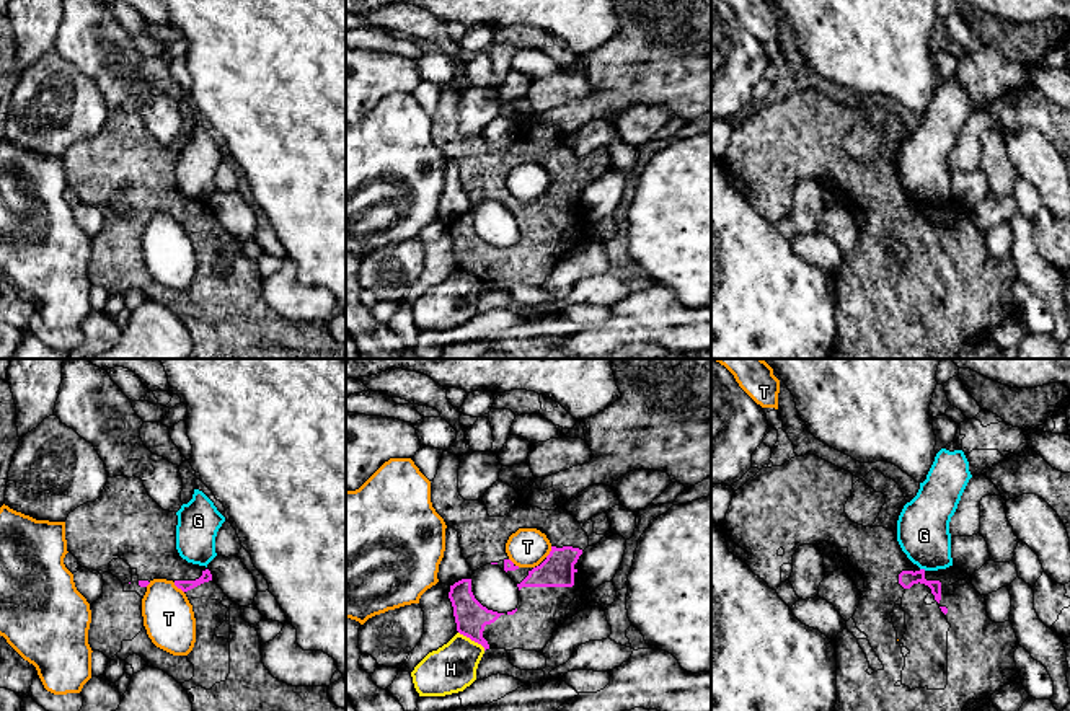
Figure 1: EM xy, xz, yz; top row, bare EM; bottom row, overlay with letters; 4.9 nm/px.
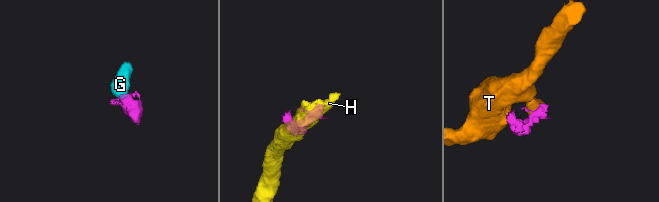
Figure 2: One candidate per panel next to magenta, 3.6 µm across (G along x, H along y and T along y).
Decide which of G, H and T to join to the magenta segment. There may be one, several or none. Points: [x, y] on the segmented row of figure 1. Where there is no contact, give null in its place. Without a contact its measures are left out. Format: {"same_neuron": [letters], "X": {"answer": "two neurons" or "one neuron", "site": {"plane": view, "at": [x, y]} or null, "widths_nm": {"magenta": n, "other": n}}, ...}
{"same_neuron": [], "G": {"answer": "two neurons", "site": {"plane": "yz", "at": [924, 569]}, "widths_nm": {"magenta": 80, "other": 260}}, "H": {"answer": "two neurons", "site": {"plane": "xz", "at": [472, 640]}, "widths_nm": {"magenta": 160, "other": 240}}, "T": {"answer": "two neurons", "site": {"plane": "xy", "at": [178, 587]}, "widths_nm": {"magenta": 60, "other": 260}}}

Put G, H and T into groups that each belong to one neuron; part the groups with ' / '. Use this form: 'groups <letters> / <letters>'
groups G / H / T

